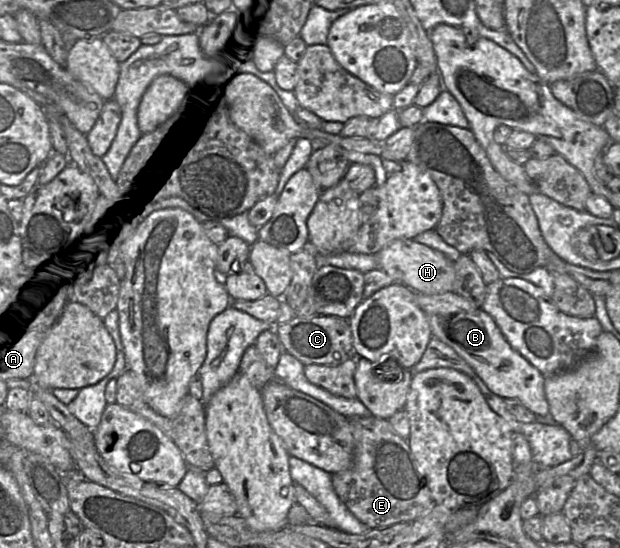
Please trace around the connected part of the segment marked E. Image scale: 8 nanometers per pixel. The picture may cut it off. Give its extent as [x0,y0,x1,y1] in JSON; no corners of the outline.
[332,415,433,529]

